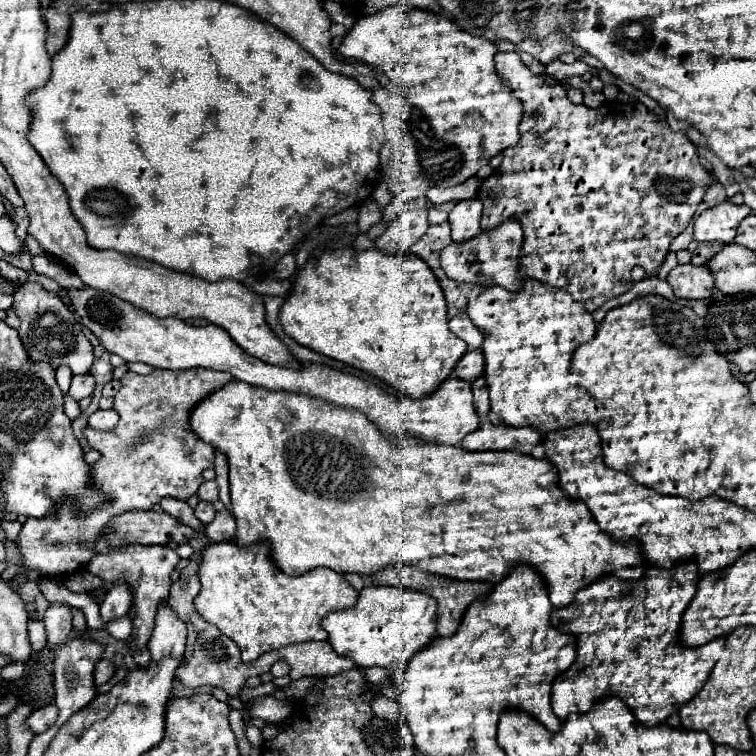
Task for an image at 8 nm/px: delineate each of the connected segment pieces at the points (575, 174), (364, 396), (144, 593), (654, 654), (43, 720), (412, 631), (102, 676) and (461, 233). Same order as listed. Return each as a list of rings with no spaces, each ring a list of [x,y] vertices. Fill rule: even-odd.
[[[511,51],[511,53],[497,53],[495,55],[495,69],[497,69],[499,77],[505,79],[505,83],[509,83],[513,95],[523,103],[523,121],[521,121],[521,141],[515,147],[509,147],[509,149],[503,151],[501,167],[491,177],[487,177],[481,183],[481,189],[479,189],[477,197],[483,201],[483,221],[485,221],[485,215],[501,215],[505,219],[517,219],[521,223],[521,227],[523,227],[523,233],[525,233],[525,245],[523,245],[523,257],[521,257],[521,273],[525,277],[543,281],[543,283],[553,285],[557,289],[565,289],[575,301],[583,303],[589,313],[593,313],[605,301],[609,301],[609,299],[613,299],[617,295],[623,295],[625,291],[631,289],[631,285],[633,285],[631,271],[633,271],[635,265],[641,265],[647,273],[651,273],[651,271],[655,271],[663,263],[665,255],[669,253],[671,241],[679,233],[683,233],[685,227],[691,223],[691,219],[697,213],[699,203],[703,201],[705,191],[717,179],[715,179],[715,175],[709,169],[705,169],[699,163],[697,149],[689,141],[685,131],[673,133],[669,129],[669,125],[665,123],[665,119],[661,119],[659,115],[649,111],[639,101],[635,101],[635,103],[617,103],[617,105],[605,103],[599,109],[589,109],[585,105],[575,105],[575,103],[571,103],[567,99],[567,89],[557,79],[553,79],[549,75],[533,75],[521,63],[521,59],[519,59],[519,55],[515,51]]]
[[[91,287],[85,289],[69,289],[69,301],[73,309],[79,313],[83,325],[97,335],[101,345],[115,355],[121,355],[127,363],[141,361],[157,369],[193,369],[205,367],[213,371],[227,371],[237,381],[245,381],[249,385],[265,387],[271,391],[291,391],[305,393],[313,397],[321,397],[333,405],[343,405],[365,413],[385,435],[411,433],[425,441],[437,441],[439,445],[459,445],[463,437],[475,429],[479,429],[479,415],[473,405],[471,385],[459,377],[451,377],[427,399],[413,401],[397,395],[389,395],[381,391],[377,385],[353,377],[343,371],[335,371],[325,365],[303,365],[299,371],[291,367],[269,365],[257,357],[245,353],[225,329],[217,325],[193,327],[177,317],[153,317],[151,313],[113,297],[105,291],[97,291]]]
[[[129,545],[129,549],[121,549],[117,553],[107,553],[107,555],[95,555],[89,561],[89,573],[101,577],[105,583],[115,583],[119,579],[127,581],[133,589],[133,607],[135,607],[135,617],[133,617],[133,635],[137,647],[145,647],[149,641],[149,635],[155,627],[155,613],[157,607],[165,601],[169,595],[171,587],[171,573],[175,565],[181,561],[181,557],[171,549],[171,547],[161,547],[161,545],[151,545],[141,549],[141,545]]]
[[[681,563],[673,569],[649,567],[647,577],[637,583],[619,581],[617,577],[603,577],[593,585],[577,593],[577,601],[571,607],[555,609],[551,613],[551,625],[561,633],[577,637],[577,657],[575,663],[555,679],[553,683],[553,713],[563,721],[571,713],[587,713],[599,699],[617,695],[633,711],[635,719],[645,725],[661,725],[671,713],[679,711],[687,701],[691,701],[705,685],[717,657],[723,649],[725,639],[719,637],[701,647],[683,647],[679,643],[681,617],[695,597],[699,571],[695,563]]]
[[[45,705],[45,707],[41,707],[41,709],[37,709],[37,711],[33,711],[31,713],[31,717],[29,717],[29,727],[33,729],[33,733],[35,735],[39,735],[39,733],[43,733],[43,731],[47,731],[55,721],[57,721],[57,705]]]
[[[367,585],[357,599],[357,605],[349,611],[333,611],[323,619],[323,629],[329,633],[329,643],[337,653],[353,657],[357,667],[393,667],[397,663],[409,663],[415,653],[425,649],[437,637],[437,601],[425,593],[401,589],[401,587],[375,587]]]
[[[99,661],[97,669],[95,669],[95,677],[97,677],[97,685],[105,685],[115,673],[115,665],[111,661]]]
[[[477,197],[459,201],[453,207],[453,211],[449,213],[453,241],[455,243],[465,243],[465,241],[475,239],[477,235],[481,235],[479,219],[481,219],[481,201]]]

